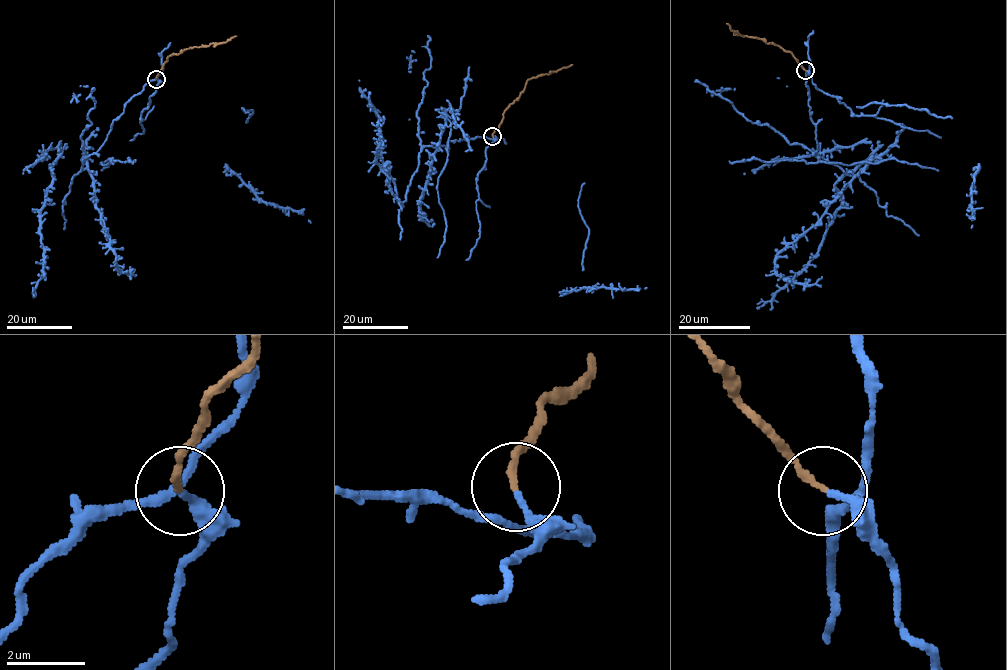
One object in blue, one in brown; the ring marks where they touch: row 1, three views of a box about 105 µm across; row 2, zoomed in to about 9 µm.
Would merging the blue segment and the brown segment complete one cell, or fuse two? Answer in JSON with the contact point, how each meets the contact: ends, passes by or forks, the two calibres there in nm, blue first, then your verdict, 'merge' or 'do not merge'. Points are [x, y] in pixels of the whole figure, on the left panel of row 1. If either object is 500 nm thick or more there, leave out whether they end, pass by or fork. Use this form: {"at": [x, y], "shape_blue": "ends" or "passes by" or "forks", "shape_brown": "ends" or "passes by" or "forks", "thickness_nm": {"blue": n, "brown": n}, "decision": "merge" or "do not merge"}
{"at": [156, 79], "shape_blue": "passes by", "shape_brown": "ends", "thickness_nm": {"blue": 130, "brown": 180}, "decision": "merge"}

